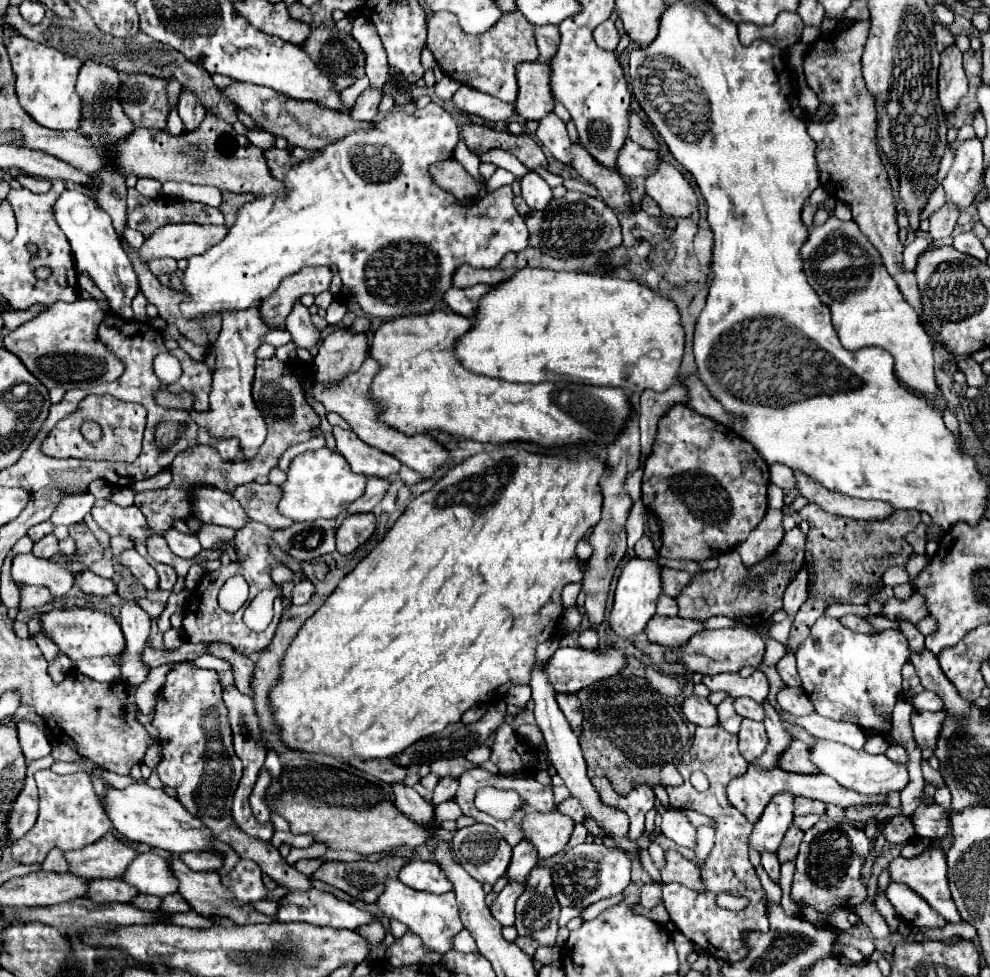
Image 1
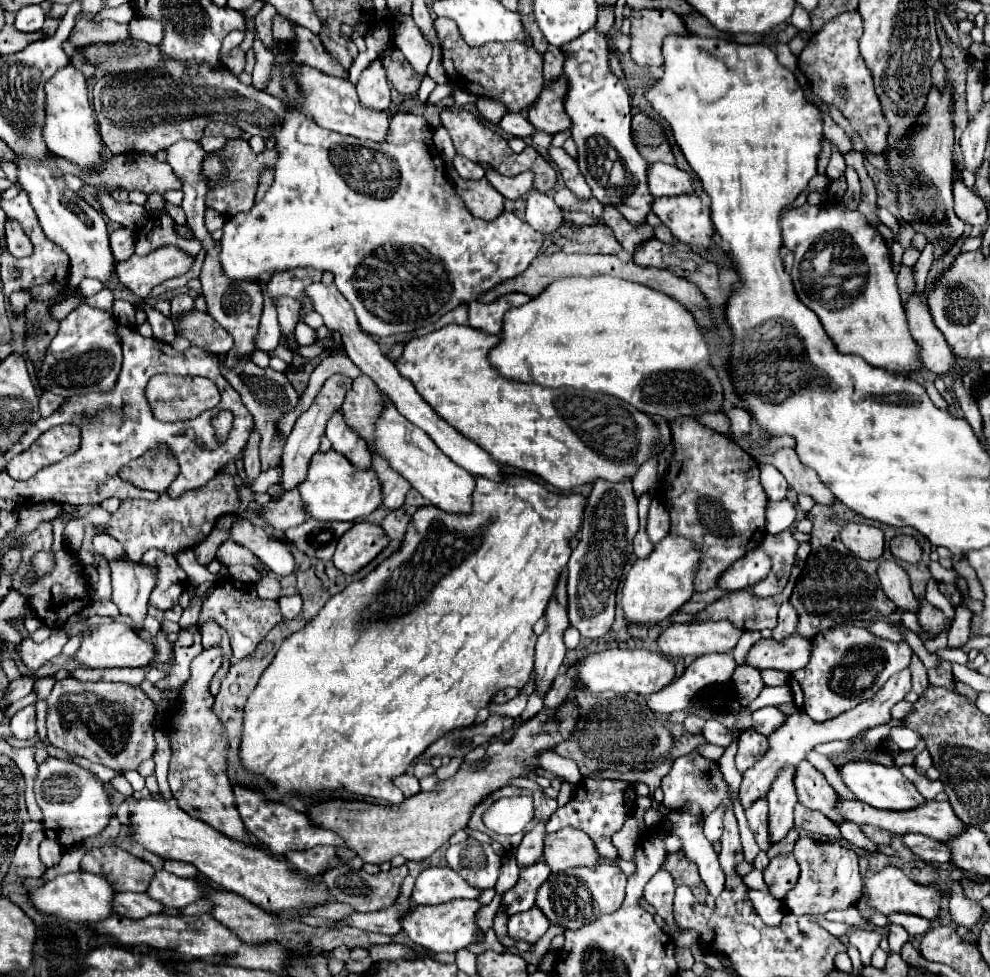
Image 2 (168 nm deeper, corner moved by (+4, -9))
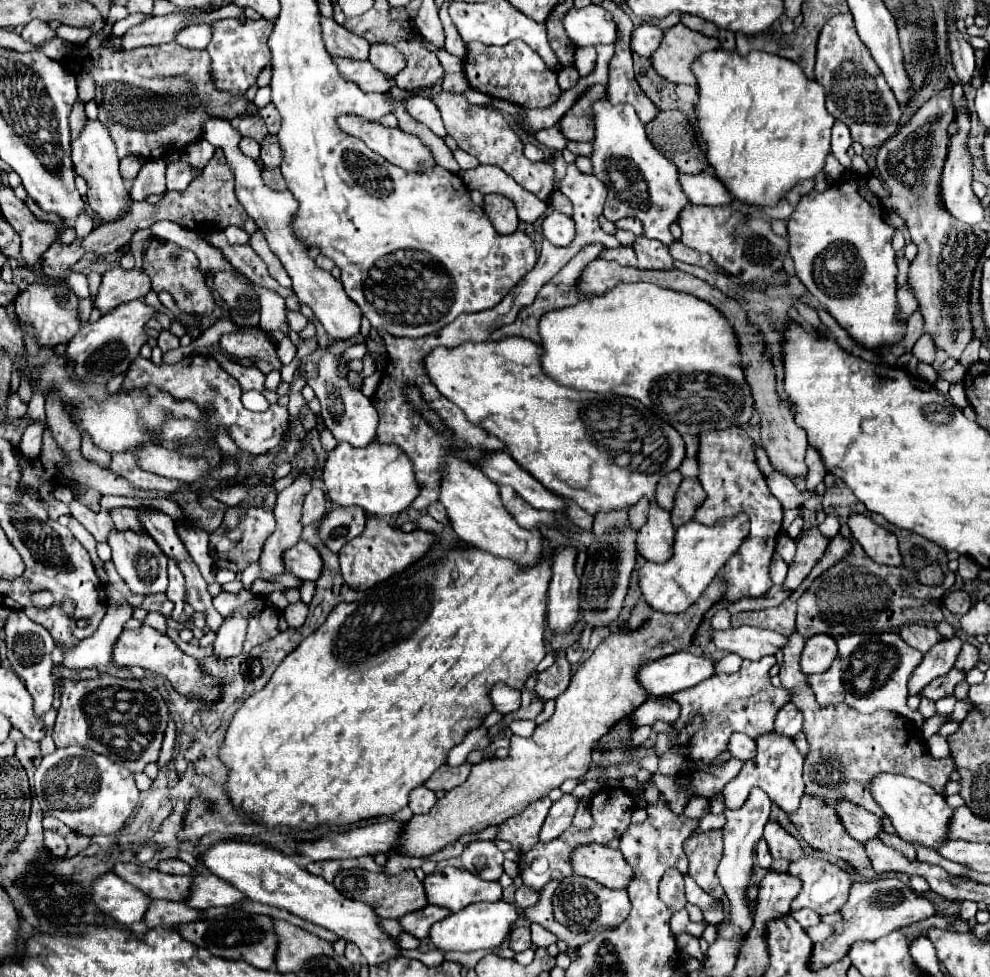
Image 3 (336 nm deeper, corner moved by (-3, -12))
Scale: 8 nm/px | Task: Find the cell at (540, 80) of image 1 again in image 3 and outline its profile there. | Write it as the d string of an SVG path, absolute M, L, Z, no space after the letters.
M604 85L588 87L566 111L566 115L558 123L566 139L590 141L590 137L594 137L594 117L590 117L590 101L594 101L594 97L604 97L604 91Z

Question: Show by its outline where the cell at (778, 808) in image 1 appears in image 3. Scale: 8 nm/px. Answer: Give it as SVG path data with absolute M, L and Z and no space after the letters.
M768 733L756 739L756 757L748 759L744 763L744 767L740 769L738 777L734 777L724 789L722 789L722 797L724 798L724 807L726 809L738 809L748 798L752 787L760 787L764 789L770 799L784 811L784 813L794 813L800 805L800 799L804 795L804 779L802 779L802 765L804 765L804 757L798 753L796 745L792 743L792 739L782 737L778 733Z

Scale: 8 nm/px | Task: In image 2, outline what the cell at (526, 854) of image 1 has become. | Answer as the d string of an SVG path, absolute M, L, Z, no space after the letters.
M539 822L539 826L535 826L531 832L525 834L525 838L521 840L517 852L515 852L515 858L517 858L517 864L519 868L523 866L531 866L533 862L539 860L539 856L543 854L543 842L545 842L545 822Z

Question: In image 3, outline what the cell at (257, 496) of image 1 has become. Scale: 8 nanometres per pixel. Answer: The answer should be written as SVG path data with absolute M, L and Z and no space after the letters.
M322 485L312 487L312 491L306 495L302 505L302 525L316 523L326 513L326 497L322 491Z

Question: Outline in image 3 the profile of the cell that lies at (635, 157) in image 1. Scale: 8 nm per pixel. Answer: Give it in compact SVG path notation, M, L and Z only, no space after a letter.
M712 173L680 175L680 185L690 203L724 205L724 203L732 201L730 193L726 193L724 185Z

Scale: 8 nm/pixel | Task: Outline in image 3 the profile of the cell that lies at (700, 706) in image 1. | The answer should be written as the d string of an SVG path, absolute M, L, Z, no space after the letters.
M732 733L732 735L730 735L730 741L728 741L728 753L730 753L734 759L748 761L750 757L754 757L754 749L756 749L754 739L746 737L744 733Z

